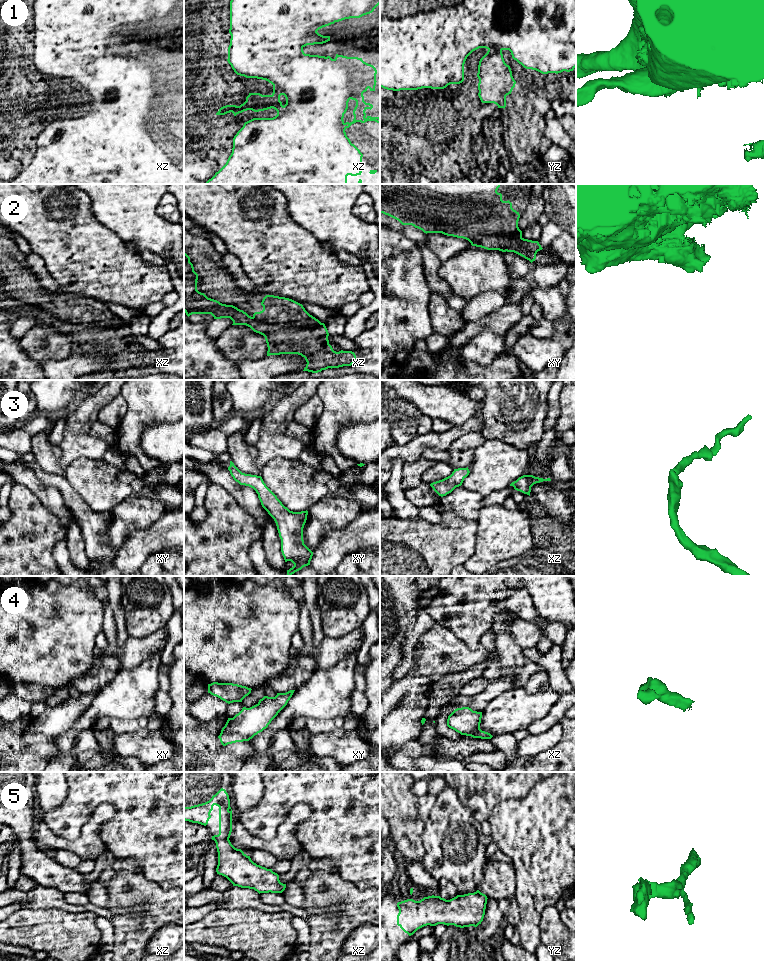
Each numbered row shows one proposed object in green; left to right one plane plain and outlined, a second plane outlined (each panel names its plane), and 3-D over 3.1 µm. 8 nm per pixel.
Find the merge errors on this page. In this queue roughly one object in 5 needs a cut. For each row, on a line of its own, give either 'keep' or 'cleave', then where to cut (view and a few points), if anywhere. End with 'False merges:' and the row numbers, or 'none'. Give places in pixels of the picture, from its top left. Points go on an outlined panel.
1: cleave | xz (249, 109), (258, 102), (266, 109)
2: cleave | xz (253, 316), (259, 320), (282, 325), (316, 326), (320, 323)
3: keep | no cut
4: keep | no cut
5: keep | no cut
False merges: 1, 2

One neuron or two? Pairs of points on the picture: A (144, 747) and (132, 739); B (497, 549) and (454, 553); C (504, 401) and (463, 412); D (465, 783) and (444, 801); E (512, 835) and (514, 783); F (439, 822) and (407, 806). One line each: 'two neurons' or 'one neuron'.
A: one neuron
B: two neurons
C: two neurons
D: two neurons
E: two neurons
F: two neurons

